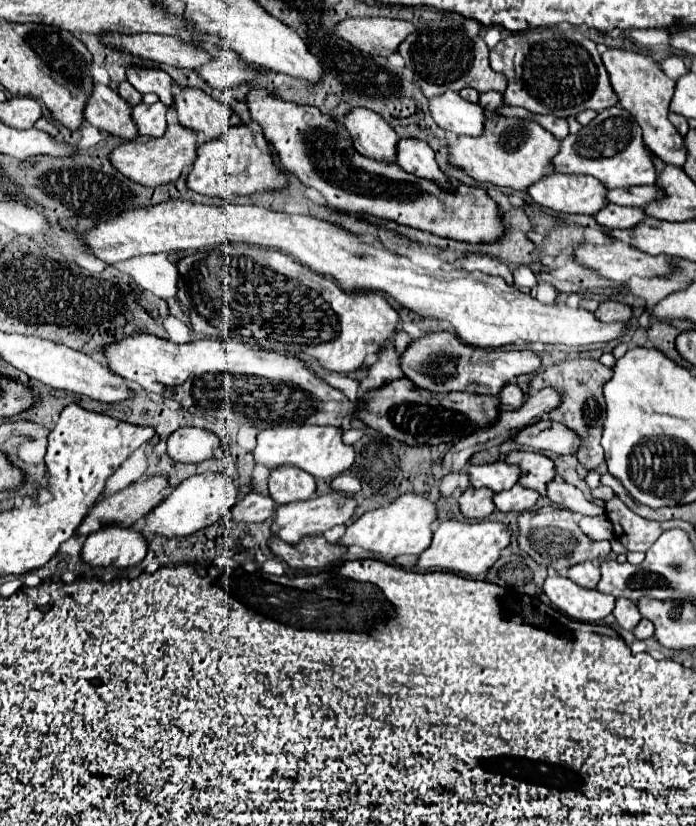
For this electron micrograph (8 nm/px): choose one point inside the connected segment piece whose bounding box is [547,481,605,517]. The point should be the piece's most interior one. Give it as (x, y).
(565, 495)

